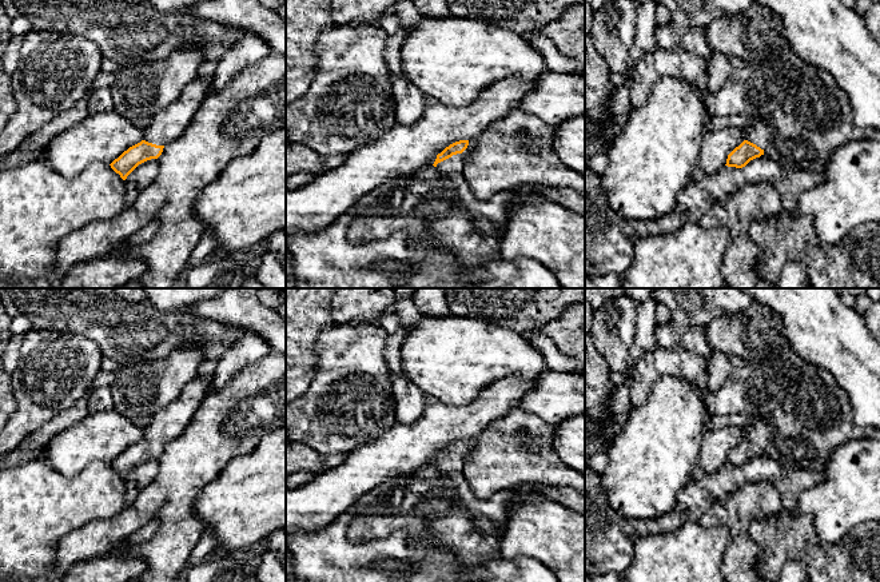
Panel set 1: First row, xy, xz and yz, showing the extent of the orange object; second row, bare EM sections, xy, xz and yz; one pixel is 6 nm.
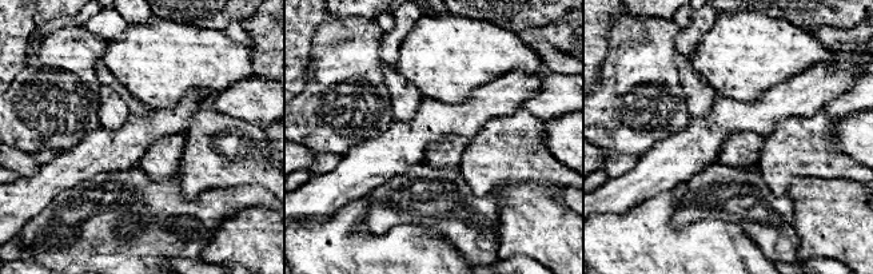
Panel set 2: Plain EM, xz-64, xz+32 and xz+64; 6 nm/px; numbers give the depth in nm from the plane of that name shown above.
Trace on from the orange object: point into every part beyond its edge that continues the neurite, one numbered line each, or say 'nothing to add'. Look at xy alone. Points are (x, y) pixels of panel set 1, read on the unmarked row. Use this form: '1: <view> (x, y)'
1: xy (168, 423)

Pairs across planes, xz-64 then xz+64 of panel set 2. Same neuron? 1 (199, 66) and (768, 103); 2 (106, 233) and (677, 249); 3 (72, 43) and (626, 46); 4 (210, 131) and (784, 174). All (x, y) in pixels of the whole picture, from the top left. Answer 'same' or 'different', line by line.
1: different
2: different
3: same
4: same

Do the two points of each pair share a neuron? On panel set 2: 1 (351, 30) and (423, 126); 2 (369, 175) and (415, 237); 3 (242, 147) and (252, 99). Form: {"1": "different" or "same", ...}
{"1": "different", "2": "different", "3": "different"}

